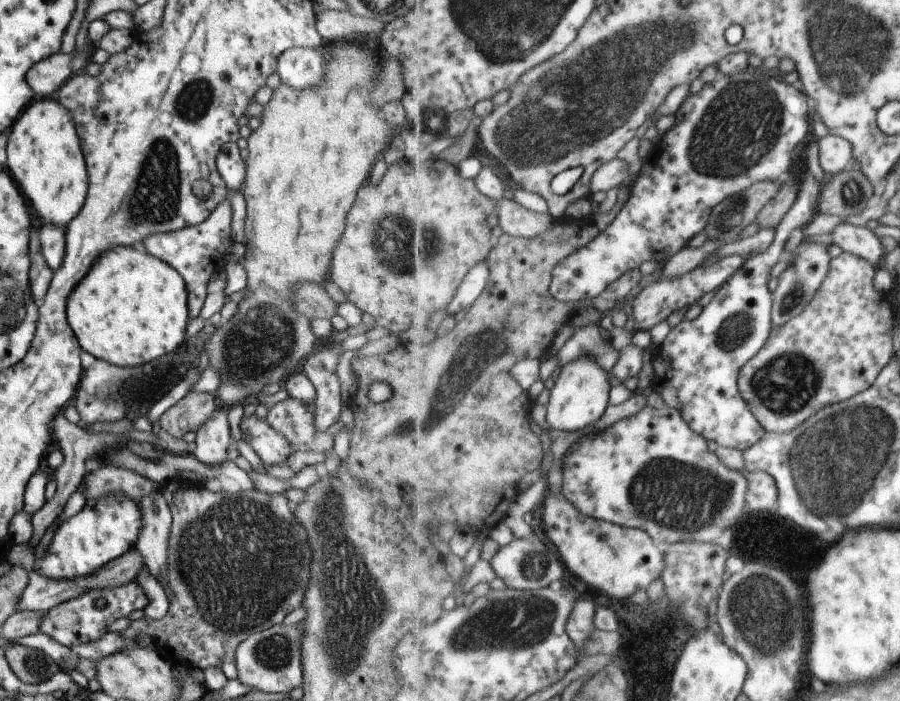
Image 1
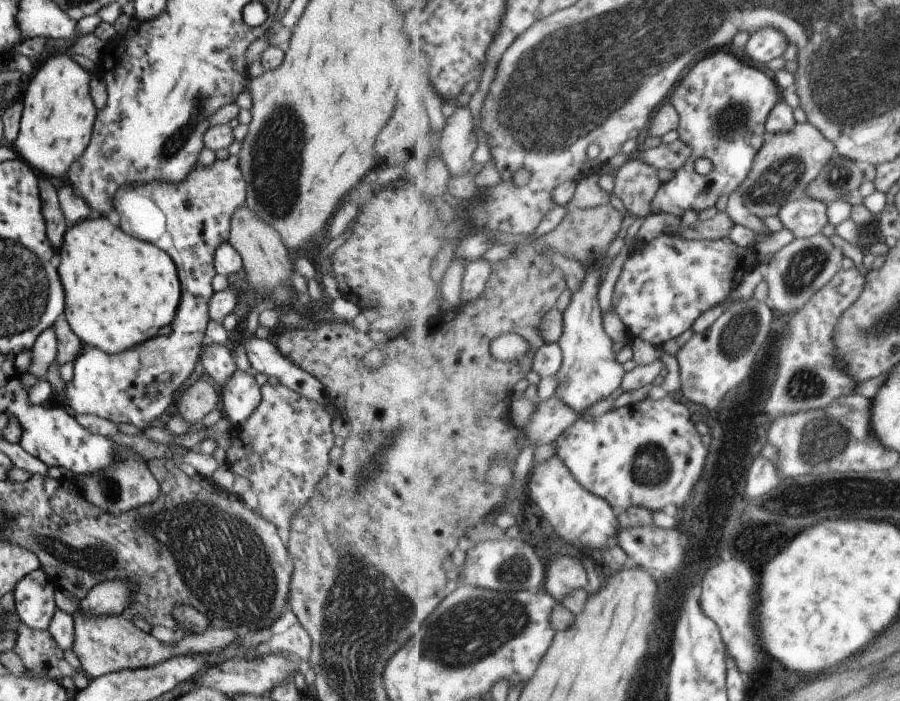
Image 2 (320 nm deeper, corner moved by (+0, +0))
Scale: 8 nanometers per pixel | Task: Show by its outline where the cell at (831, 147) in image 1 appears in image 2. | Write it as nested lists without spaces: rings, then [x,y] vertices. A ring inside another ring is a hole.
[[[809,120],[795,123],[789,132],[767,135],[765,144],[757,153],[752,172],[743,182],[743,204],[758,218],[779,214],[780,208],[791,197],[800,199],[808,196],[808,184],[819,176],[823,168],[836,156],[837,150],[836,144],[823,136]]]

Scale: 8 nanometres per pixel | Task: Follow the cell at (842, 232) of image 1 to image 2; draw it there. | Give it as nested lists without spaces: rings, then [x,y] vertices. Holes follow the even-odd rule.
[[[791,197],[777,214],[785,228],[797,239],[806,239],[819,234],[827,224],[825,201],[807,197]]]

